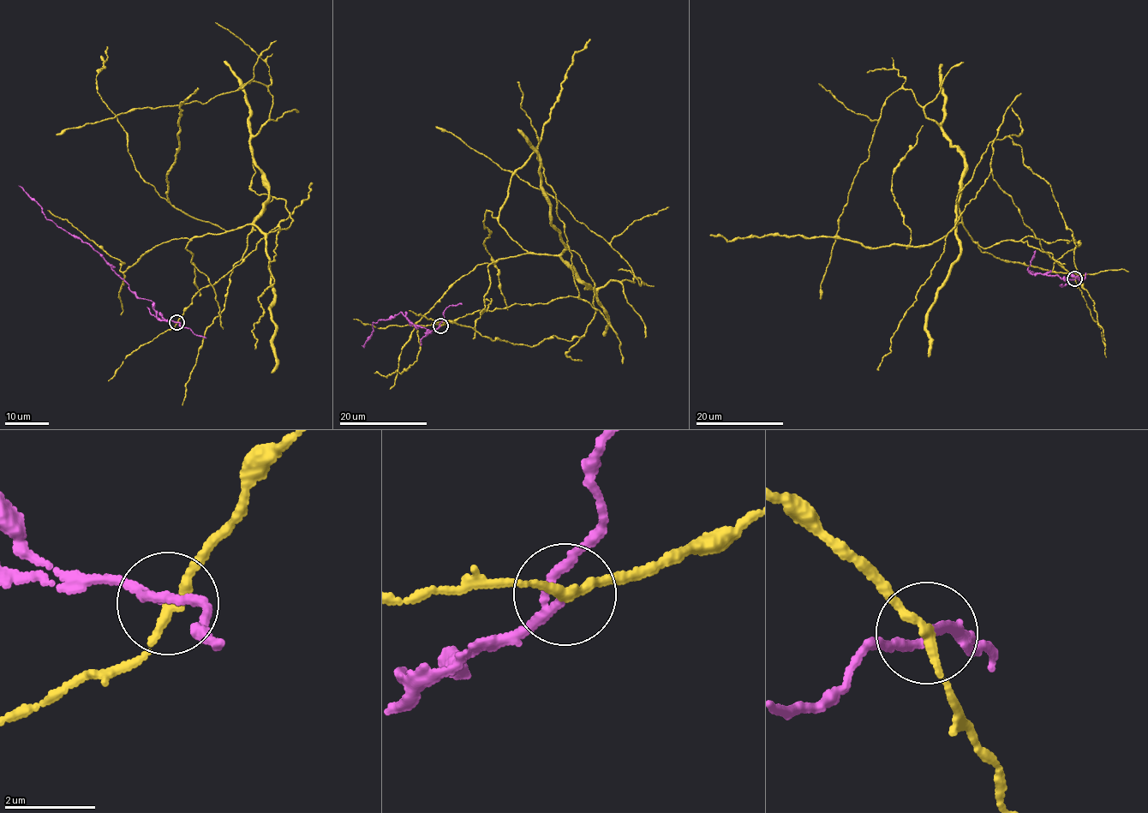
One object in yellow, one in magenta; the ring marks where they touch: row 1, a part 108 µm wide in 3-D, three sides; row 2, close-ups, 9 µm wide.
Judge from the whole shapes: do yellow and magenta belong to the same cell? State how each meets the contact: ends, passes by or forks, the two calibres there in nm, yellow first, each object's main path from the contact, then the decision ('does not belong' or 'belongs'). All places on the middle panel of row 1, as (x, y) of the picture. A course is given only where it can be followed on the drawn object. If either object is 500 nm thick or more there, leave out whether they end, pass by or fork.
yellow passes by; magenta passes by; calibres 190 and 150 nm; course yellow (440, 325), (481, 310), (577, 296), (564, 233), (561, 256), (589, 289), (634, 277), (554, 198), (436, 126); course magenta (440, 325), (425, 333), (427, 330), (413, 325), (399, 313), (387, 319), (373, 322), (372, 335), (361, 345); does not belong

